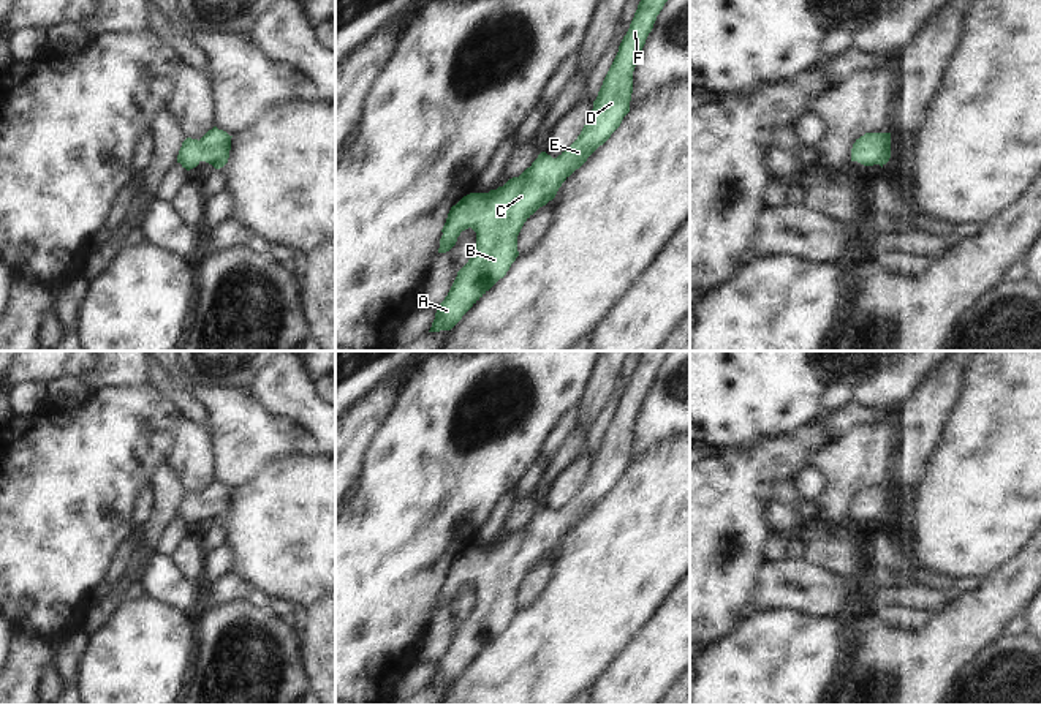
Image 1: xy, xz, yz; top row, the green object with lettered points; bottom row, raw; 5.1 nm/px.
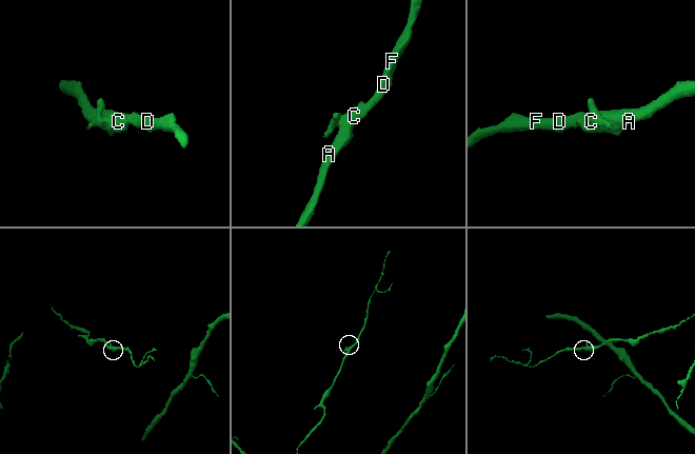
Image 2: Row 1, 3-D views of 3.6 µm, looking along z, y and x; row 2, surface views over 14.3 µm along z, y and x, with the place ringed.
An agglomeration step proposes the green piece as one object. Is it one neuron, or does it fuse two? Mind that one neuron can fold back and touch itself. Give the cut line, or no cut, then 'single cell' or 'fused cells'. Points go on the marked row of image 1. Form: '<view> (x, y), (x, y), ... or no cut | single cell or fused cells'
no cut | single cell

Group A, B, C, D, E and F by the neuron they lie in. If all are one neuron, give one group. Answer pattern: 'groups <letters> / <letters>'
groups A B C D E F

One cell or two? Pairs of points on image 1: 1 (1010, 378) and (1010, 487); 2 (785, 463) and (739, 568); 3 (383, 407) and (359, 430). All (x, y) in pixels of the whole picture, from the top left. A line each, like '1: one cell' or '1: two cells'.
1: one cell
2: one cell
3: one cell

